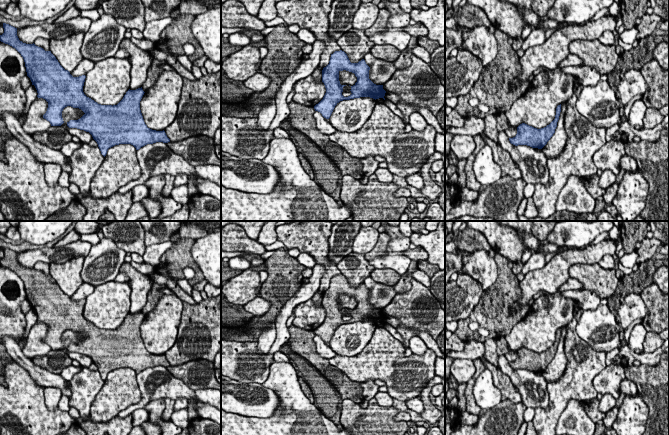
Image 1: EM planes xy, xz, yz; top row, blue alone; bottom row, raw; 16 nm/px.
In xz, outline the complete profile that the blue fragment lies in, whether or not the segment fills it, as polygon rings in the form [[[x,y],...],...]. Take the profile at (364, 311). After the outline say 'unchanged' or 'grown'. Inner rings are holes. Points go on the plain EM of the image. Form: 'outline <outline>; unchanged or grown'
outline [[[340,274],[331,278],[329,288],[322,294],[322,306],[325,309],[326,317],[323,323],[314,330],[326,343],[329,343],[335,330],[343,324],[350,324],[360,321],[370,321],[373,323],[384,322],[386,315],[383,309],[376,309],[369,303],[370,291],[362,283],[358,287],[351,287],[347,278]],[[340,295],[349,295],[355,298],[357,306],[351,310],[351,319],[342,319],[343,311],[339,305]]]; unchanged

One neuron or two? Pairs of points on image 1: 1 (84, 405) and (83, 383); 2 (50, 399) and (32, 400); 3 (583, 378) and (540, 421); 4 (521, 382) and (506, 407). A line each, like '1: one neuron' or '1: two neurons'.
1: one neuron
2: two neurons
3: one neuron
4: two neurons

